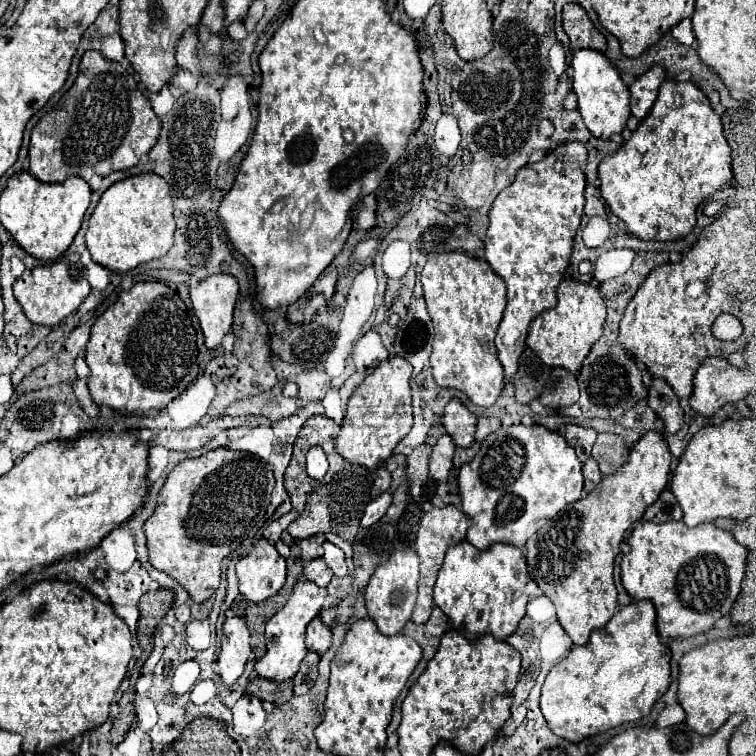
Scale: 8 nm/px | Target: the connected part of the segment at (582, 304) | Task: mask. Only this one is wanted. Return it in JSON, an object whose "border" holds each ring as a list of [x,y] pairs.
{"border":[[[562,280],[556,294],[558,304],[532,320],[526,344],[544,364],[552,368],[564,368],[570,374],[578,374],[582,360],[590,352],[592,344],[602,336],[606,304],[596,286],[576,280]]]}

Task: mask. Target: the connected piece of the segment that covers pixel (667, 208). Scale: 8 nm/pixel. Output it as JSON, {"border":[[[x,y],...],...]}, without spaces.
{"border":[[[666,80],[662,86],[660,86],[660,92],[658,92],[658,100],[654,104],[654,108],[650,110],[650,114],[640,122],[638,130],[632,132],[630,140],[626,140],[622,144],[622,148],[612,154],[612,156],[606,156],[600,166],[598,166],[598,178],[600,178],[600,194],[602,194],[602,200],[608,204],[608,208],[628,226],[630,234],[640,238],[640,240],[660,240],[660,242],[666,242],[666,240],[678,240],[678,238],[684,238],[686,234],[690,234],[696,226],[696,210],[698,206],[704,202],[704,198],[712,196],[716,190],[722,190],[726,186],[732,184],[734,176],[732,176],[732,168],[730,168],[730,146],[726,144],[726,138],[722,134],[722,122],[720,122],[720,116],[718,112],[714,112],[710,108],[710,102],[706,98],[706,94],[694,84],[694,82],[674,82],[674,80]]]}

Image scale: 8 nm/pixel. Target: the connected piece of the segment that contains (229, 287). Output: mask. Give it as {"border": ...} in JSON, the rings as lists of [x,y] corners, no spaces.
{"border":[[[214,274],[190,288],[190,300],[204,332],[206,348],[214,350],[232,328],[238,280],[230,274]]]}

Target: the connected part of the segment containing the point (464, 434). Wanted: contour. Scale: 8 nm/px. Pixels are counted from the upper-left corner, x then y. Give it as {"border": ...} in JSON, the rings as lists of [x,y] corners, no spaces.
{"border":[[[458,398],[446,404],[446,412],[442,416],[442,424],[448,436],[452,436],[454,444],[460,448],[470,448],[470,444],[474,442],[476,420],[478,418]]]}

